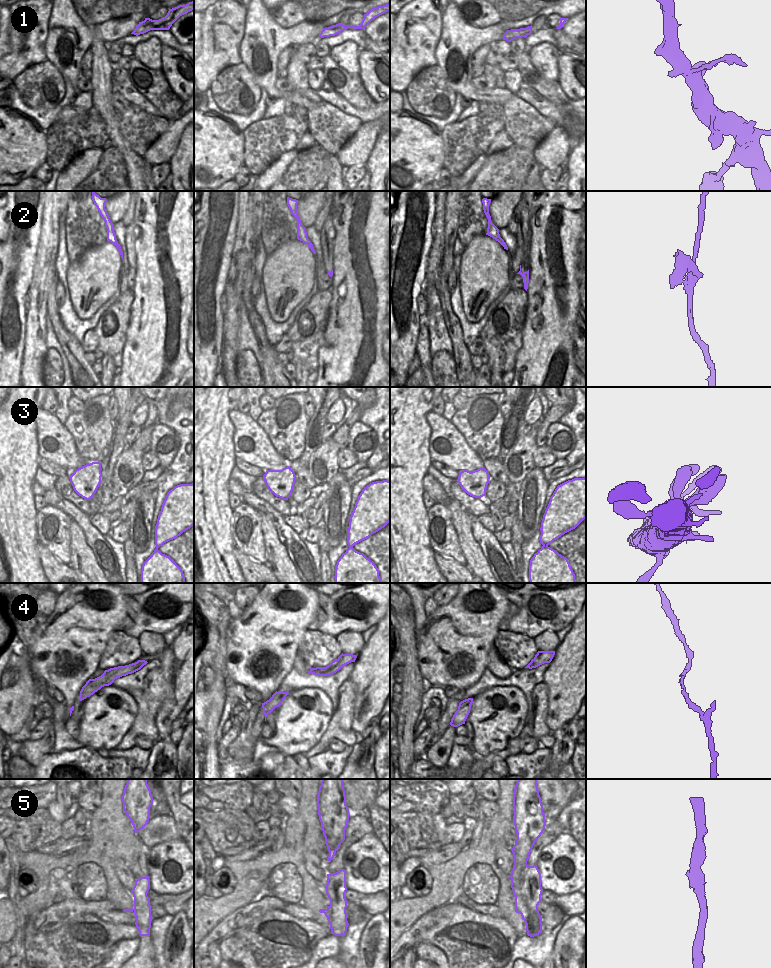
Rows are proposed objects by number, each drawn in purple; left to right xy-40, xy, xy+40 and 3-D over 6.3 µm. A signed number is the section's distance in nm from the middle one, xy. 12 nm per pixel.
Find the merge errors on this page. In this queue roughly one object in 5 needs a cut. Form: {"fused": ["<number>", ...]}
{"fused": []}

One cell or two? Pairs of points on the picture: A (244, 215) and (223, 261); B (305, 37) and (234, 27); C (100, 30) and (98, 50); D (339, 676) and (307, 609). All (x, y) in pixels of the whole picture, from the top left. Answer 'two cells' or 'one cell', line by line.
A: two cells
B: two cells
C: two cells
D: two cells

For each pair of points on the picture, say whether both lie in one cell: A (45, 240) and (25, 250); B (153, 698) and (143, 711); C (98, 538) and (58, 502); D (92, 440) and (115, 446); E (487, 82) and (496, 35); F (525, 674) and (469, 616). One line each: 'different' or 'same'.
A: different
B: different
C: same
D: different
E: different
F: different

